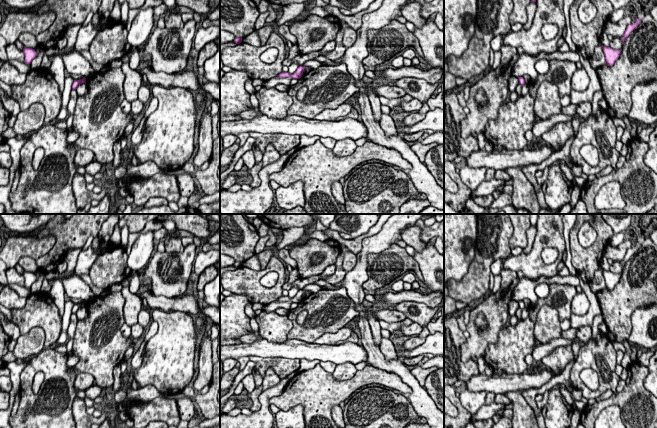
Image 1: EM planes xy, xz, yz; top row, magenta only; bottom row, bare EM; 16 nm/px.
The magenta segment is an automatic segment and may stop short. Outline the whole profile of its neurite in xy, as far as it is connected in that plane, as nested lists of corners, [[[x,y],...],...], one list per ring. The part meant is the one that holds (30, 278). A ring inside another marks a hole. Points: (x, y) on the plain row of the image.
[[[24,270],[23,277],[25,279],[25,288],[31,288],[32,284],[37,280],[35,273],[27,272]]]

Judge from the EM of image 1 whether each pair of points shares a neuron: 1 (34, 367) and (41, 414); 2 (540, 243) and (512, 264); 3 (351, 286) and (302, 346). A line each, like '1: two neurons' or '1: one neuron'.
1: one neuron
2: one neuron
3: two neurons

